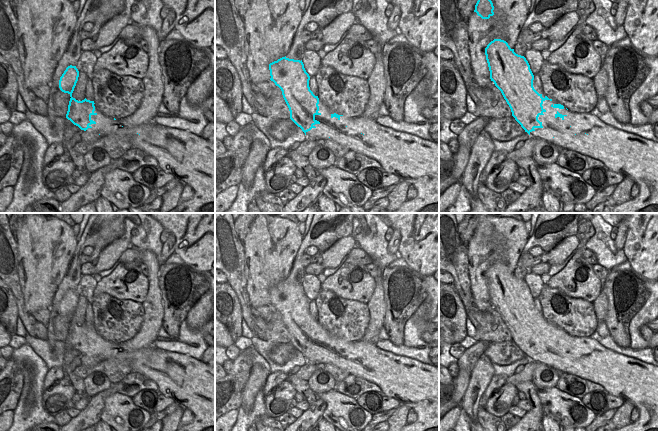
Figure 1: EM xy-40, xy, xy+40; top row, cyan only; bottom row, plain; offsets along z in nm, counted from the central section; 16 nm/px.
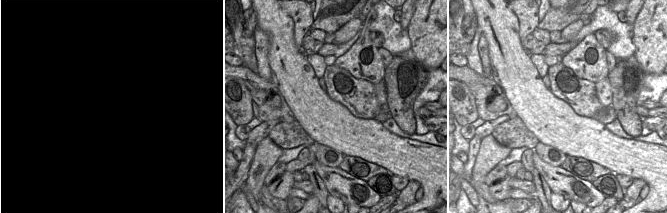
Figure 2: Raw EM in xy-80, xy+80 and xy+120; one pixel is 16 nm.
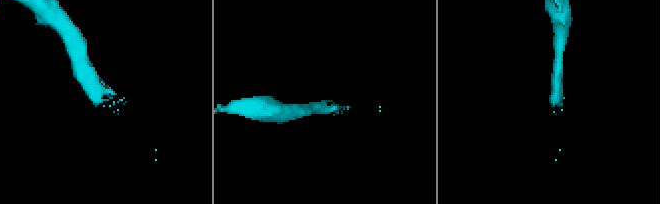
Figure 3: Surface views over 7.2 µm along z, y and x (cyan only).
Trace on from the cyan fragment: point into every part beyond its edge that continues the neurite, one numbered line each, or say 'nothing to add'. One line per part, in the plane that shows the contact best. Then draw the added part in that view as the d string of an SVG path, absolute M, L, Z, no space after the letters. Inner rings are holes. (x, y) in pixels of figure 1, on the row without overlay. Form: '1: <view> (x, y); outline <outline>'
1: xy+40 (636, 382); outline M554 324L543 325L542 330L546 335L538 341L543 351L534 352L535 354L530 356L530 360L536 362L537 359L540 359L547 363L553 363L550 358L559 355L561 357L558 359L559 361L575 363L575 366L572 367L575 371L574 373L563 368L559 368L560 371L566 374L571 373L582 379L599 384L609 395L633 404L639 410L639 419L614 431L658 431L658 366L606 349L592 337L590 341L573 343L571 340L578 337L571 336L565 331L563 333L554 332L555 328L560 327ZM574 344L580 345L581 350L592 348L593 351L590 352L590 357L588 359L584 355L579 359L573 357L571 349Z

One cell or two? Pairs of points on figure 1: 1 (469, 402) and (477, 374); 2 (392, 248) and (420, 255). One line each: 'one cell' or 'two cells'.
1: one cell
2: two cells

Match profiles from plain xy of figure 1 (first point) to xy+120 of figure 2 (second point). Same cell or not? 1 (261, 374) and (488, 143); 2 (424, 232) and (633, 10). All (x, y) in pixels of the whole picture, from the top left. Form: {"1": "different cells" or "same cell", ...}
{"1": "same cell", "2": "different cells"}

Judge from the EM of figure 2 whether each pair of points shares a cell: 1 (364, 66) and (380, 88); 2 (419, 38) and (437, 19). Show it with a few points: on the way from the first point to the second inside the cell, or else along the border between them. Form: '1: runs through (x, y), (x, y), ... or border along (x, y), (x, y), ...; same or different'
1: border along (383, 77), (374, 84); different
2: runs through (424, 33), (433, 24); same

